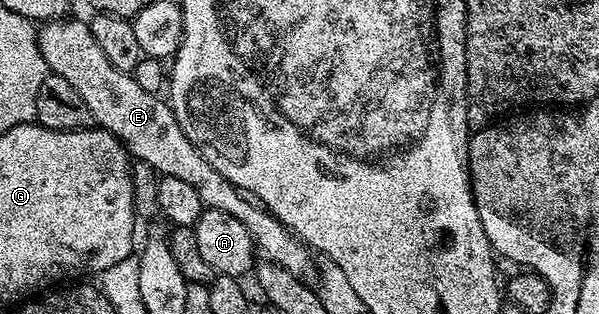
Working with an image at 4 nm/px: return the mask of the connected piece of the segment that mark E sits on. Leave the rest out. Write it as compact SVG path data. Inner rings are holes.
M69 19L48 20L38 29L39 53L54 75L65 78L65 82L70 82L73 90L85 98L85 106L89 106L92 121L106 132L112 132L135 160L153 166L153 170L160 176L181 178L189 182L189 186L197 190L197 198L201 198L204 208L225 210L225 214L233 214L233 218L237 218L237 222L249 230L251 242L263 260L272 260L277 266L285 266L285 270L289 270L289 274L299 280L314 281L317 264L311 261L310 249L271 212L261 206L243 202L238 188L220 172L213 170L213 166L205 162L193 142L185 138L170 103L162 95L141 90L132 73L122 72L117 70L117 66L112 66L109 58L105 58L101 46L97 46L93 39L90 23L83 21L82 24L79 20Z

